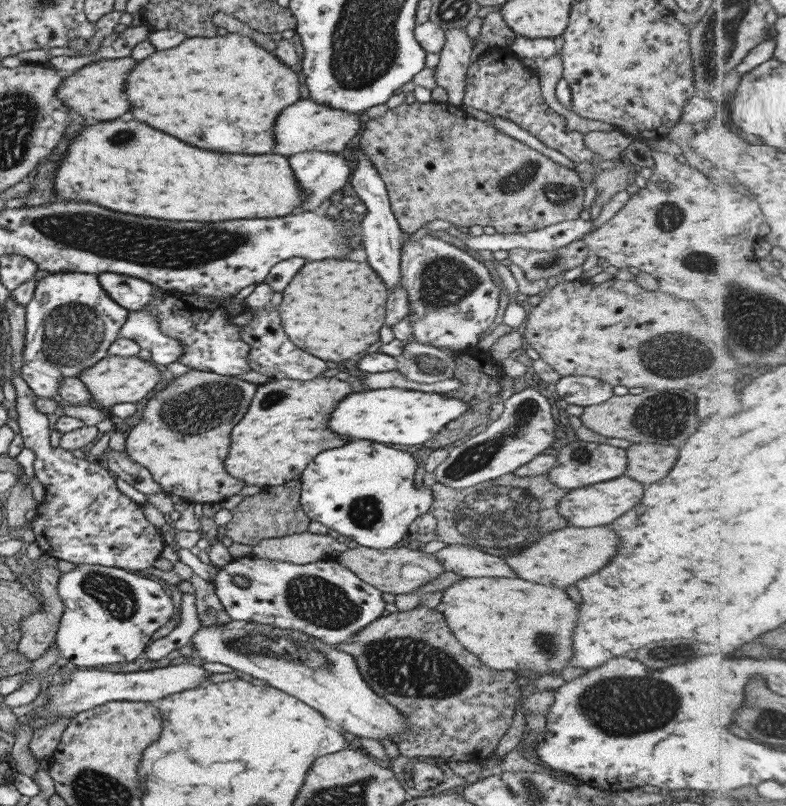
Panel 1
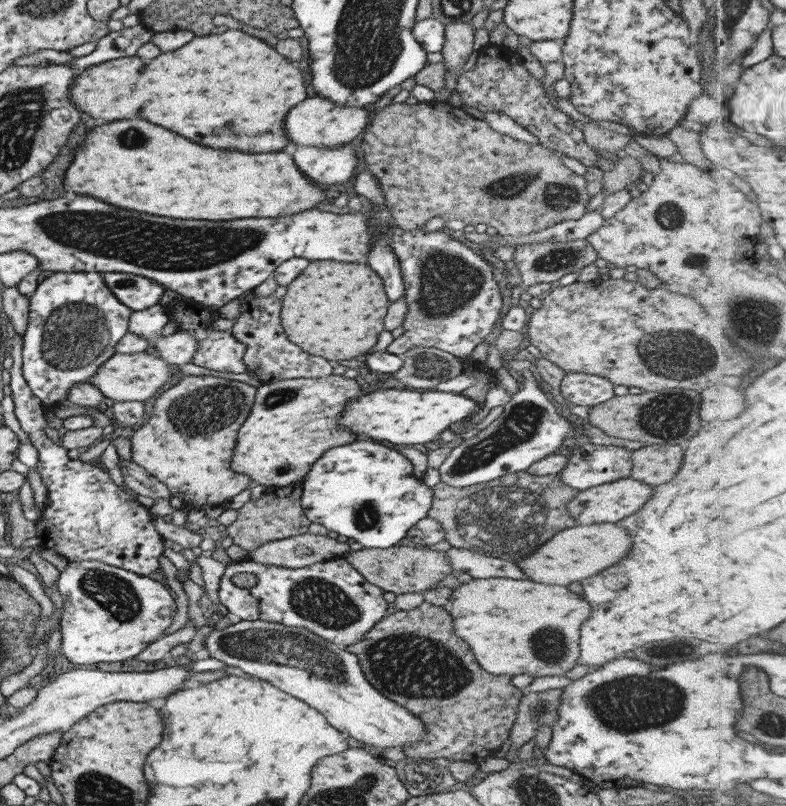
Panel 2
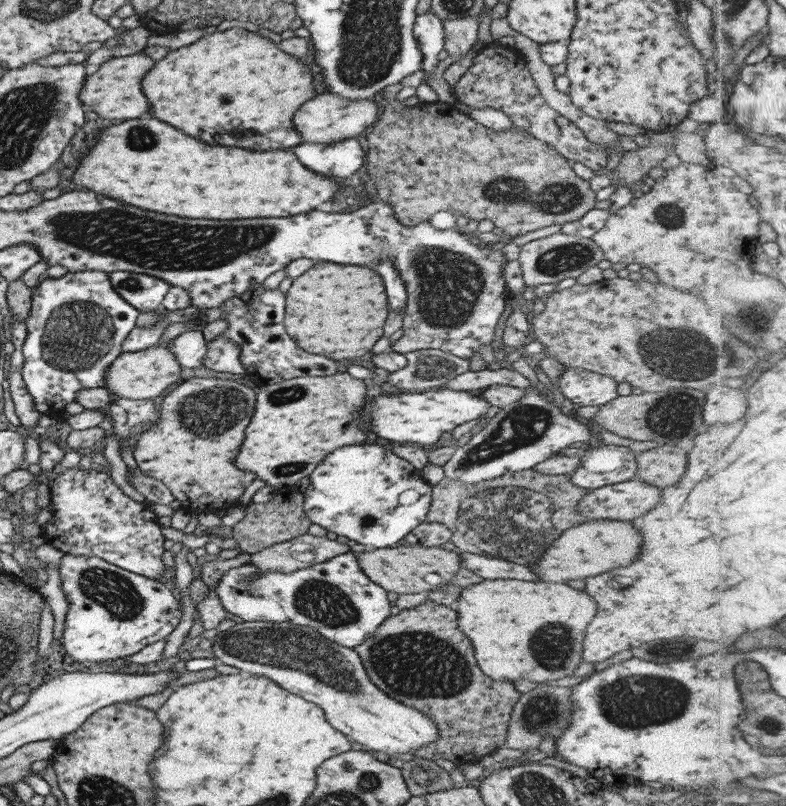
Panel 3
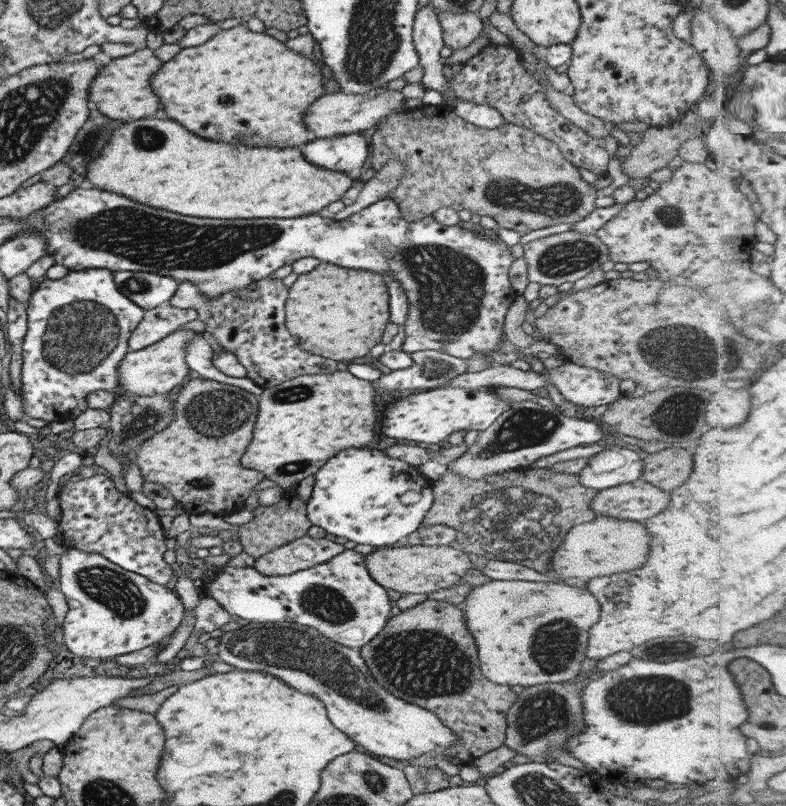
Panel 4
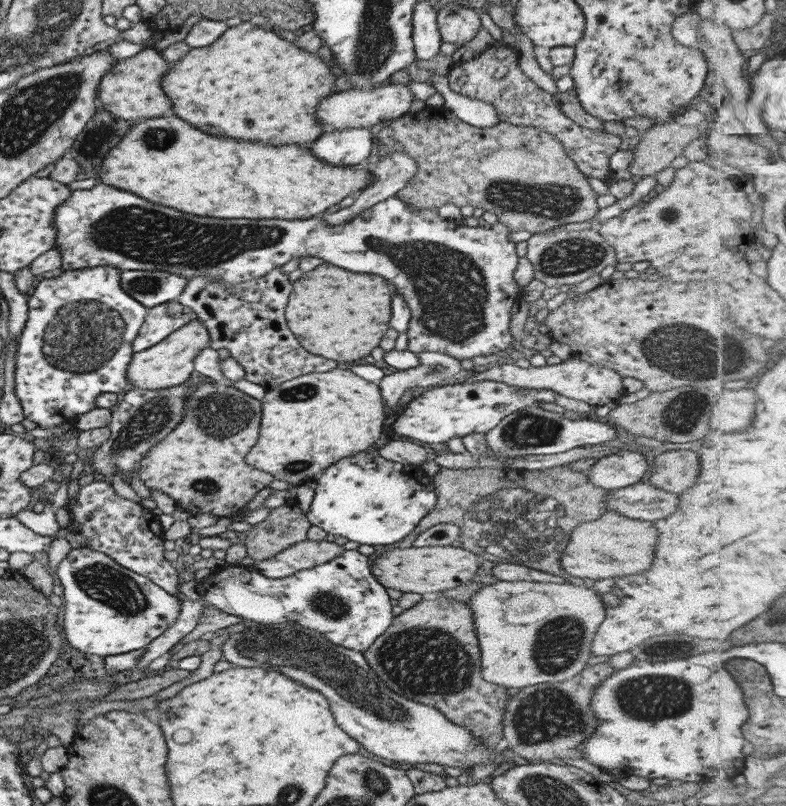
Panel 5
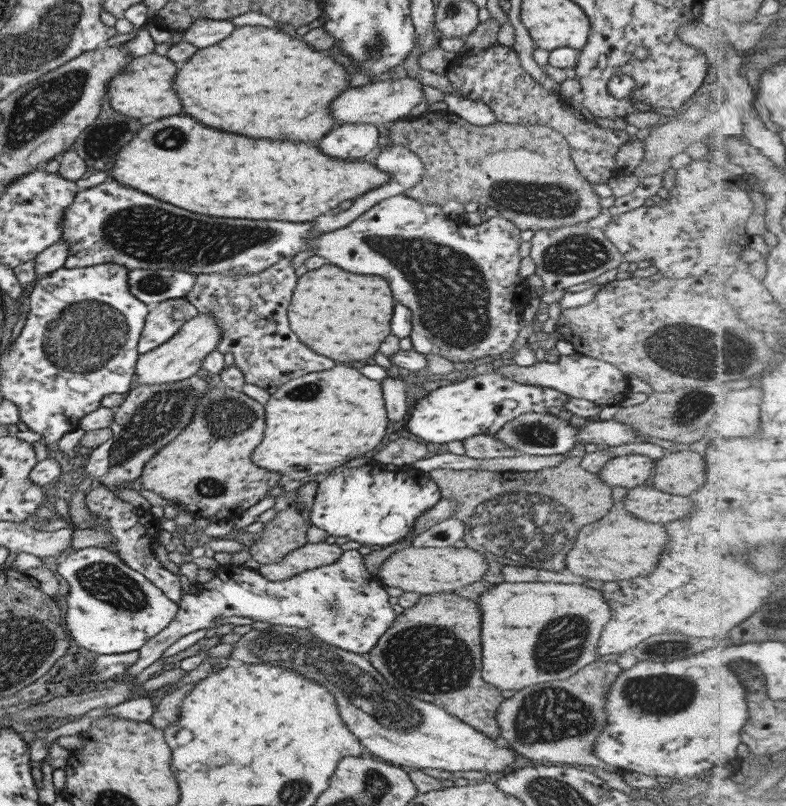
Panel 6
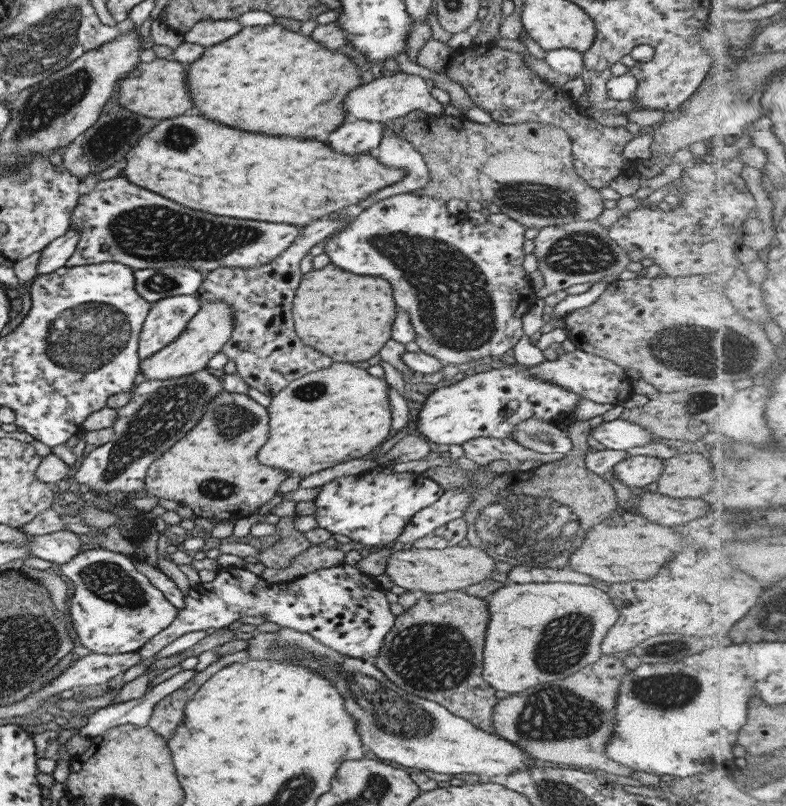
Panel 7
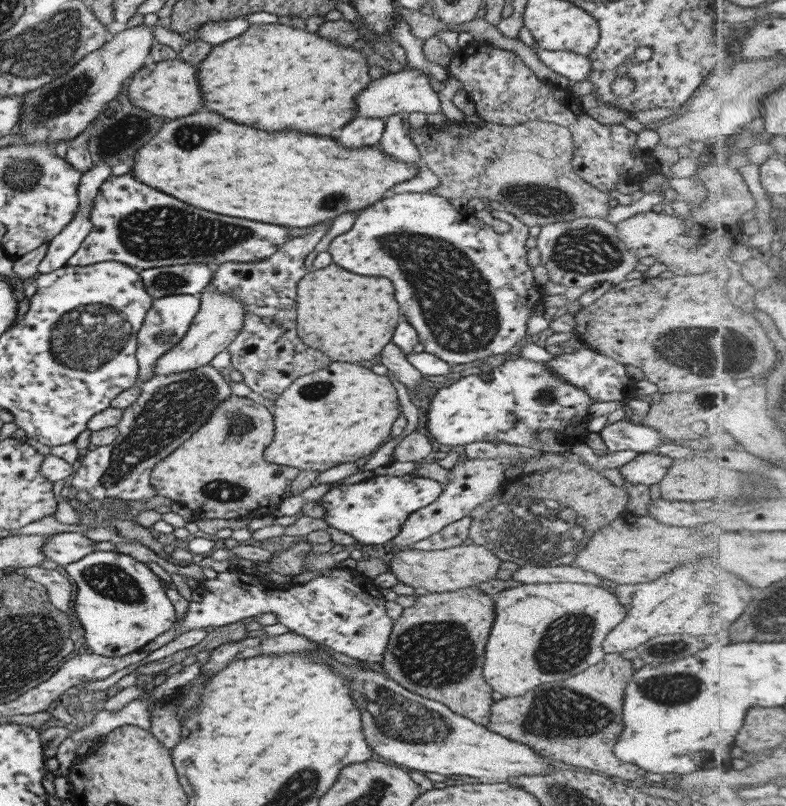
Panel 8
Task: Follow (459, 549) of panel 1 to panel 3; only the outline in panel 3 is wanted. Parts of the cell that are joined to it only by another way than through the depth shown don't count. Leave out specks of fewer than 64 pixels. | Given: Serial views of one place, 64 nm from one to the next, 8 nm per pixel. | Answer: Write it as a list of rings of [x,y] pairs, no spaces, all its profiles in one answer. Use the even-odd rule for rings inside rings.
[[[463,552],[459,554],[461,566],[472,570],[474,574],[486,580],[496,578],[516,578],[516,580],[538,580],[534,572],[530,572],[523,564],[512,561],[483,557],[477,554]]]

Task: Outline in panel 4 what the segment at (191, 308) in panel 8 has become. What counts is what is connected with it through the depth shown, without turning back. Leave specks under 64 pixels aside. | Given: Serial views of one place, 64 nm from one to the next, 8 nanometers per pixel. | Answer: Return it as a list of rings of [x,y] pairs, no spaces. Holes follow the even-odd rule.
[[[169,302],[162,303],[154,309],[145,309],[145,312],[144,319],[128,339],[129,351],[155,345],[174,333],[181,325],[197,319],[196,310],[174,308]]]

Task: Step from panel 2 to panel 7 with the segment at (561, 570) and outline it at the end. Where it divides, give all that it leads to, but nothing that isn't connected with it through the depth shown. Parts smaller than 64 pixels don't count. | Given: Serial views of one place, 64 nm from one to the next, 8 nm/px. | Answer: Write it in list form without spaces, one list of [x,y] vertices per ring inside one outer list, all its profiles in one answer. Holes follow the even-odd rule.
[[[613,474],[607,479],[616,492],[618,506],[606,520],[586,532],[581,545],[569,556],[568,566],[596,580],[602,578],[604,582],[630,582],[632,576],[634,580],[652,578],[676,552],[680,552],[680,536],[668,526],[658,526],[640,514],[624,509],[632,493],[631,487],[622,484]]]

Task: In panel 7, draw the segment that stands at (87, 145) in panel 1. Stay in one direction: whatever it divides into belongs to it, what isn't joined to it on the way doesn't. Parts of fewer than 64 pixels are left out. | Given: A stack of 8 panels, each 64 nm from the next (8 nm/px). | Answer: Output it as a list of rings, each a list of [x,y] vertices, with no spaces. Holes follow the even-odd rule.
[[[202,116],[161,119],[125,154],[124,162],[126,164],[121,164],[121,175],[132,184],[156,192],[168,200],[176,200],[186,208],[244,220],[288,222],[302,228],[346,206],[354,209],[362,199],[398,182],[405,175],[403,168],[390,168],[378,162],[375,151],[344,156],[332,152],[318,140],[242,132],[210,122]]]

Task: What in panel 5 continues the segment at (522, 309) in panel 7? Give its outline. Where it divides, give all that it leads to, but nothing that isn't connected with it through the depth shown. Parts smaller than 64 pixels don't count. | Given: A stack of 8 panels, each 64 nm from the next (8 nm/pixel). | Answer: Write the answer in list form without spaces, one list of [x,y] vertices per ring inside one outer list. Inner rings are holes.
[[[98,182],[91,189],[74,190],[70,193],[70,198],[65,200],[62,205],[55,208],[55,215],[53,216],[54,228],[56,229],[55,248],[60,251],[62,255],[61,269],[79,270],[94,268],[96,266],[110,266],[120,271],[128,270],[148,270],[148,271],[162,271],[170,274],[180,275],[189,280],[194,277],[210,277],[214,281],[220,281],[220,284],[226,285],[240,285],[240,283],[248,282],[252,278],[264,277],[270,271],[280,268],[291,260],[302,259],[303,257],[314,257],[324,260],[326,263],[340,266],[344,270],[352,270],[352,272],[368,272],[368,274],[378,274],[386,280],[390,280],[396,290],[404,296],[404,302],[410,306],[411,320],[408,324],[408,344],[407,349],[416,354],[420,352],[441,352],[457,358],[458,360],[472,359],[474,356],[484,356],[486,354],[502,355],[504,350],[514,344],[514,338],[510,333],[510,320],[512,320],[511,308],[523,299],[523,291],[520,290],[518,284],[514,280],[514,273],[518,267],[519,257],[517,256],[515,245],[516,243],[508,239],[508,232],[510,230],[505,224],[497,222],[495,225],[486,227],[468,227],[461,223],[452,221],[445,221],[438,215],[438,208],[429,208],[428,210],[412,210],[407,204],[398,197],[390,197],[383,201],[377,202],[374,206],[367,208],[352,220],[339,224],[338,226],[328,226],[321,216],[310,217],[307,219],[260,219],[260,220],[242,220],[242,219],[226,219],[220,218],[206,218],[206,216],[190,216],[172,208],[164,208],[158,204],[152,204],[148,200],[142,200],[134,194],[128,194],[124,190],[112,188],[107,184]]]

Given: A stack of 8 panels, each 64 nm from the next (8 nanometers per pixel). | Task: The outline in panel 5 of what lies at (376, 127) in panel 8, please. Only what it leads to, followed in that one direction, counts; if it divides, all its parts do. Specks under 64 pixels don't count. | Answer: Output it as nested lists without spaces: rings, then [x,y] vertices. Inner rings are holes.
[[[345,128],[322,133],[307,146],[318,160],[334,166],[364,165],[374,146],[370,129]]]

